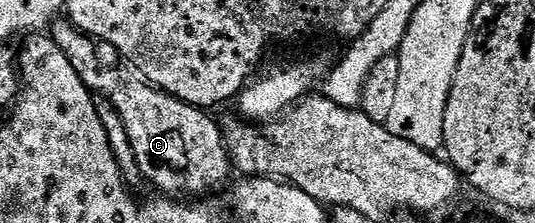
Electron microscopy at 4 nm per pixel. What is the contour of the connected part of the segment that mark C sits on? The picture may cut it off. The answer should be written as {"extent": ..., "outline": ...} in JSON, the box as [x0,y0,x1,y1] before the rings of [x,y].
{"extent":[48,19,232,199],"outline":[[[69,19],[55,20],[48,33],[91,93],[110,101],[120,113],[139,171],[147,182],[150,180],[163,194],[178,199],[198,199],[229,179],[232,162],[226,151],[226,139],[221,124],[213,121],[207,110],[197,109],[195,105],[157,89],[133,68],[117,69],[114,65],[102,65],[95,38],[80,32]]]}

